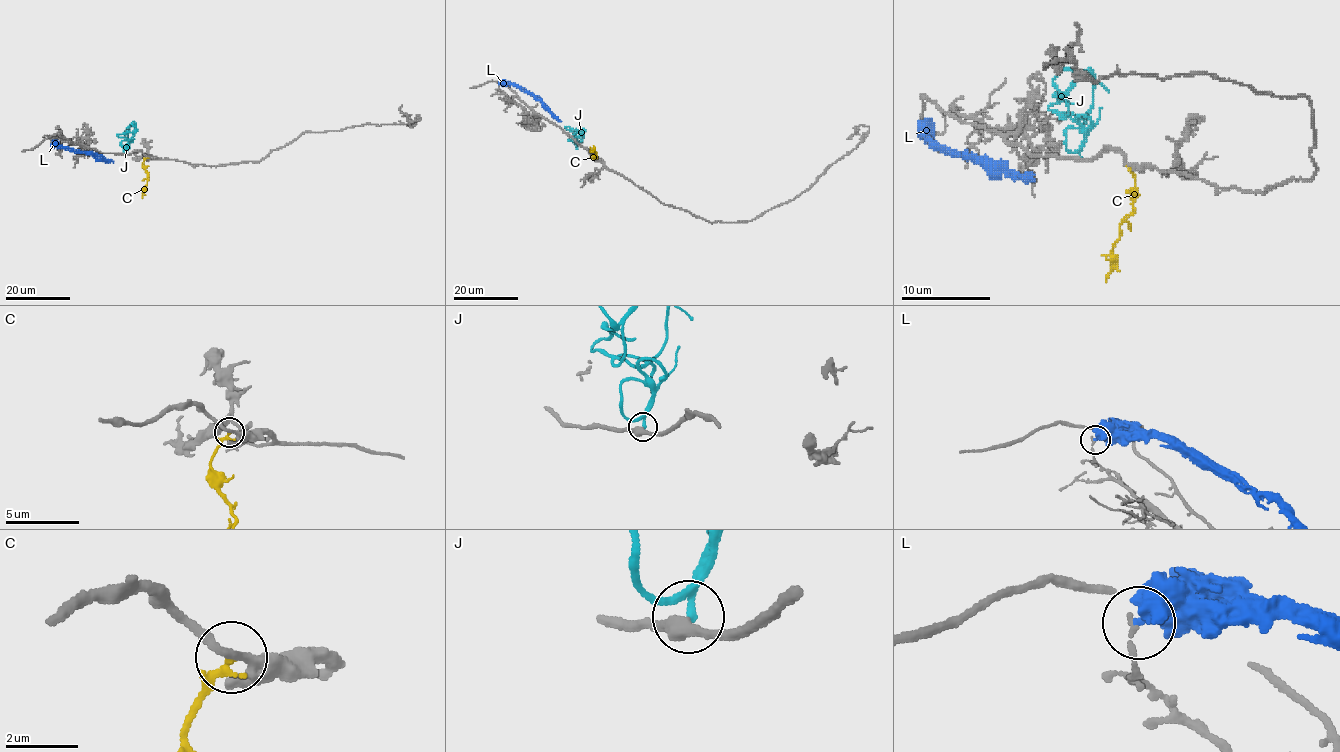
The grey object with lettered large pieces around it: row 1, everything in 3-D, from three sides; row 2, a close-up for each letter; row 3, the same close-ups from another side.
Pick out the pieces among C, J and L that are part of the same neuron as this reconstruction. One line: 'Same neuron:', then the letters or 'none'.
Same neuron: none

